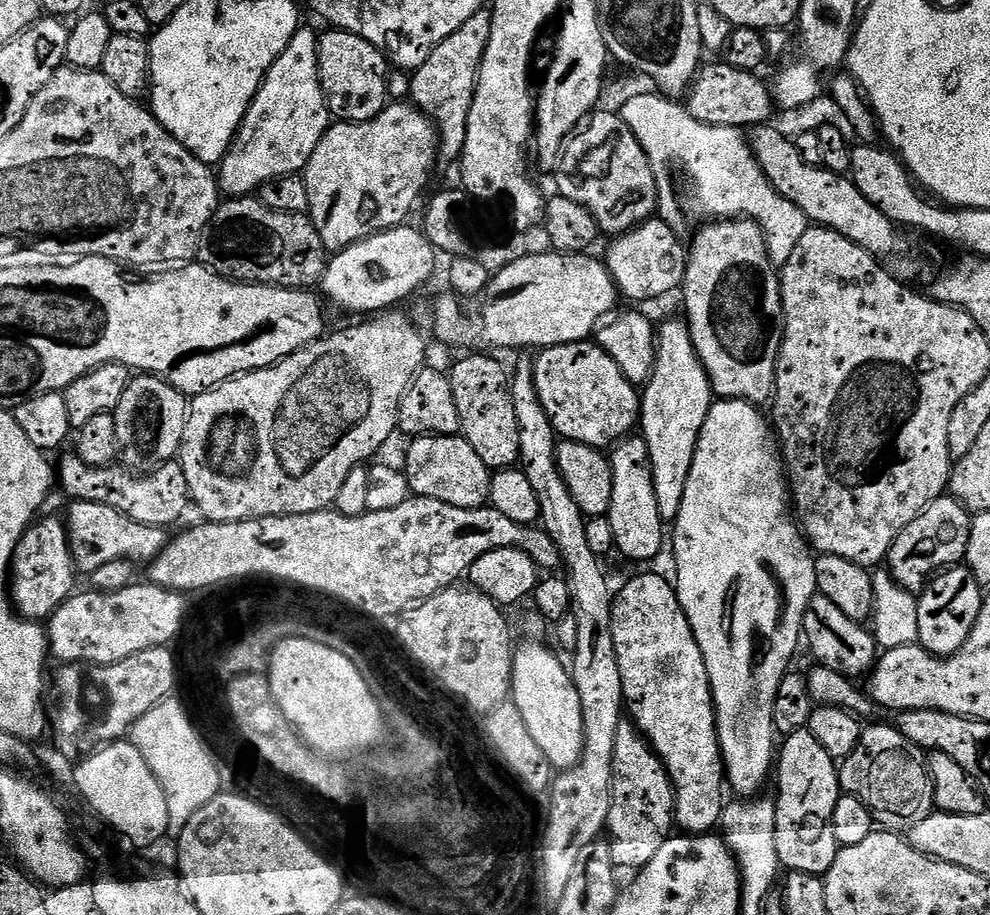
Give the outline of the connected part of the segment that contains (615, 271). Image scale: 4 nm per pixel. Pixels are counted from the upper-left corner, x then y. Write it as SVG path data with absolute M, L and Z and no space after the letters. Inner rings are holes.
M659 218L645 220L637 228L631 228L621 236L615 237L608 248L606 263L608 273L614 278L617 293L628 300L656 300L659 296L668 296L684 283L684 275L688 269L688 248L680 241L681 233Z

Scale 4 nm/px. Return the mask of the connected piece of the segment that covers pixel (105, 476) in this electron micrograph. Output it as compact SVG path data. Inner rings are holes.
M68 454L61 462L60 468L58 464L58 488L66 495L72 496L73 501L108 504L129 516L134 522L155 528L167 529L168 524L174 523L187 508L190 508L186 474L178 462L162 464L151 474L137 474L123 466L88 466L86 462L82 462L82 458Z

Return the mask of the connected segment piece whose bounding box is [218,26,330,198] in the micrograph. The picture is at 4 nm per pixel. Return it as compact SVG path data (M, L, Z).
M301 26L264 75L232 147L218 165L219 191L228 198L248 198L266 182L303 173L329 127L328 103L318 78L318 32Z

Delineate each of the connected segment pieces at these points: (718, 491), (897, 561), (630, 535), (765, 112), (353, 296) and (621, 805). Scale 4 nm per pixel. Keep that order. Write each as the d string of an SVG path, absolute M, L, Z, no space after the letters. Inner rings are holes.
M717 399L708 412L706 422L700 431L696 443L694 462L690 466L690 478L686 478L686 494L682 494L682 510L678 510L678 518L674 521L670 532L670 552L676 555L676 576L674 587L676 597L680 600L682 610L690 622L690 630L694 630L694 638L698 642L698 650L702 650L702 658L706 662L706 674L712 687L712 705L716 708L716 729L720 743L720 757L724 759L724 778L729 789L736 791L740 798L748 798L759 793L768 778L768 771L774 768L774 753L778 748L778 733L775 729L776 715L773 708L776 705L776 694L781 682L790 671L788 663L796 652L796 647L802 644L802 629L804 626L804 611L812 601L816 591L816 562L813 549L810 547L799 523L790 511L790 489L782 463L782 453L778 447L774 428L766 419L759 407L747 404L745 400Z
M951 494L938 497L921 510L918 518L914 518L914 522L910 522L910 526L906 526L898 538L894 538L888 551L886 571L892 575L894 582L898 582L898 586L902 586L902 590L913 594L923 592L933 576L963 561L970 542L972 518L973 513L963 508Z
M632 434L611 449L614 494L610 498L608 521L614 530L615 551L628 560L652 560L666 548L666 521L658 514L654 478L648 464L648 447L643 435Z
M723 62L705 63L696 73L686 93L686 107L698 122L710 126L726 126L741 130L751 129L757 124L767 124L773 118L774 92L760 81L759 75L746 70L734 70L734 66Z
M408 227L376 232L365 240L354 242L354 246L335 253L324 267L324 277L318 285L323 299L329 305L337 304L348 312L379 314L395 309L399 300L418 291L420 284L431 278L438 253L419 227Z
M621 719L618 735L614 738L610 814L606 829L615 867L620 870L646 867L650 858L654 858L654 854L658 854L669 836L673 835L675 815L676 792L672 789L672 780L664 769L664 763L631 719Z

